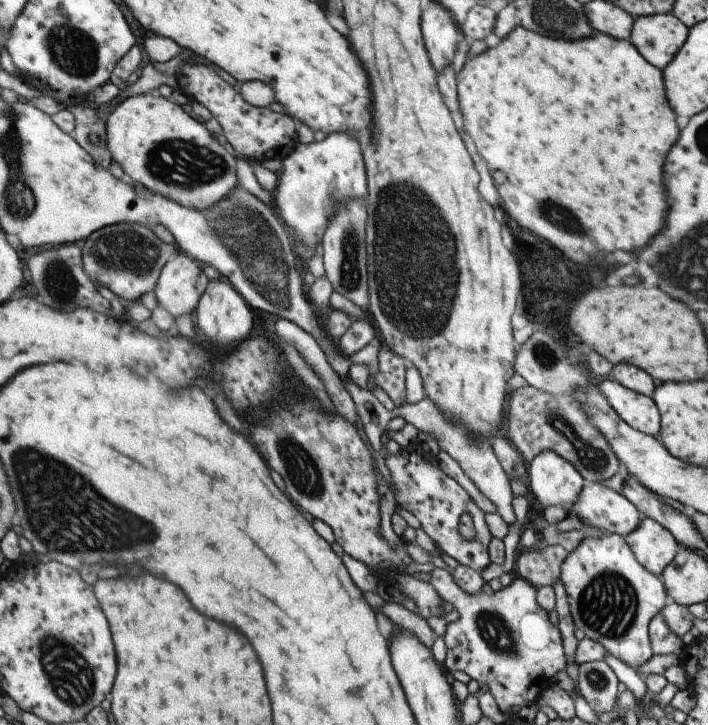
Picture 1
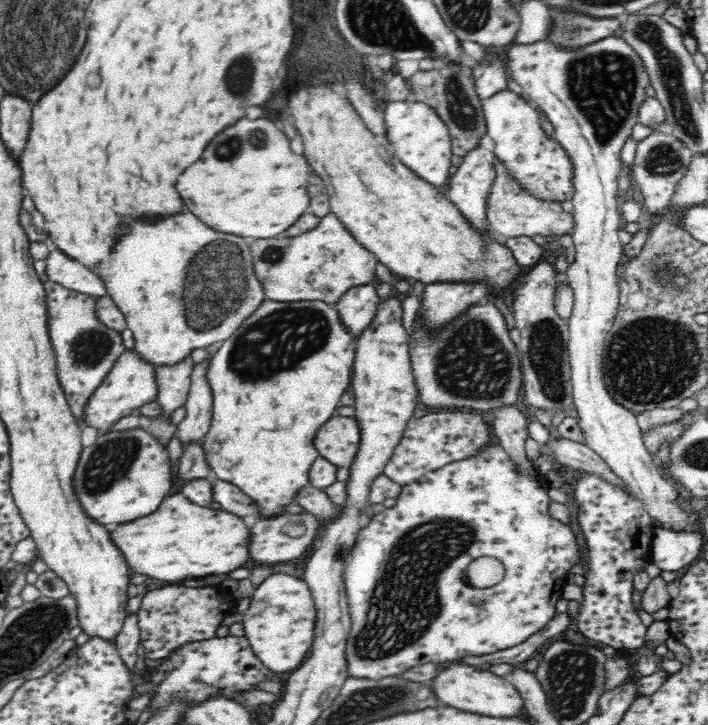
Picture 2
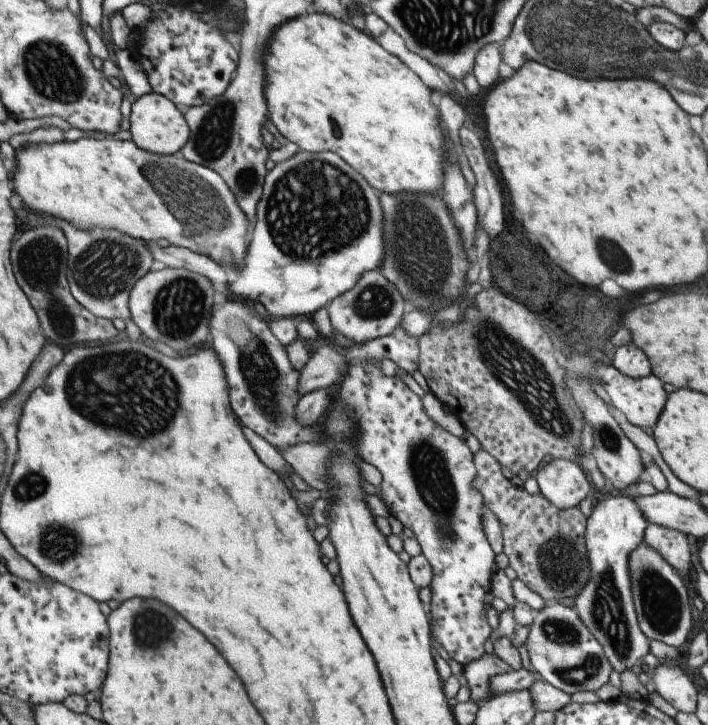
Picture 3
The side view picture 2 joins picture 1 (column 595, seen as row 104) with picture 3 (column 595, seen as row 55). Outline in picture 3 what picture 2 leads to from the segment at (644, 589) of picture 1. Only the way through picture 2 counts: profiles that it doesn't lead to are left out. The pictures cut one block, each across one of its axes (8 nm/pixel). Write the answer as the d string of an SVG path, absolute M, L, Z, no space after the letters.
M609 496L593 506L586 518L583 542L589 562L589 582L573 600L573 610L579 614L591 636L599 642L611 671L619 674L631 670L649 652L649 642L637 624L627 574L627 558L641 544L647 526L646 518L639 512L629 496Z

